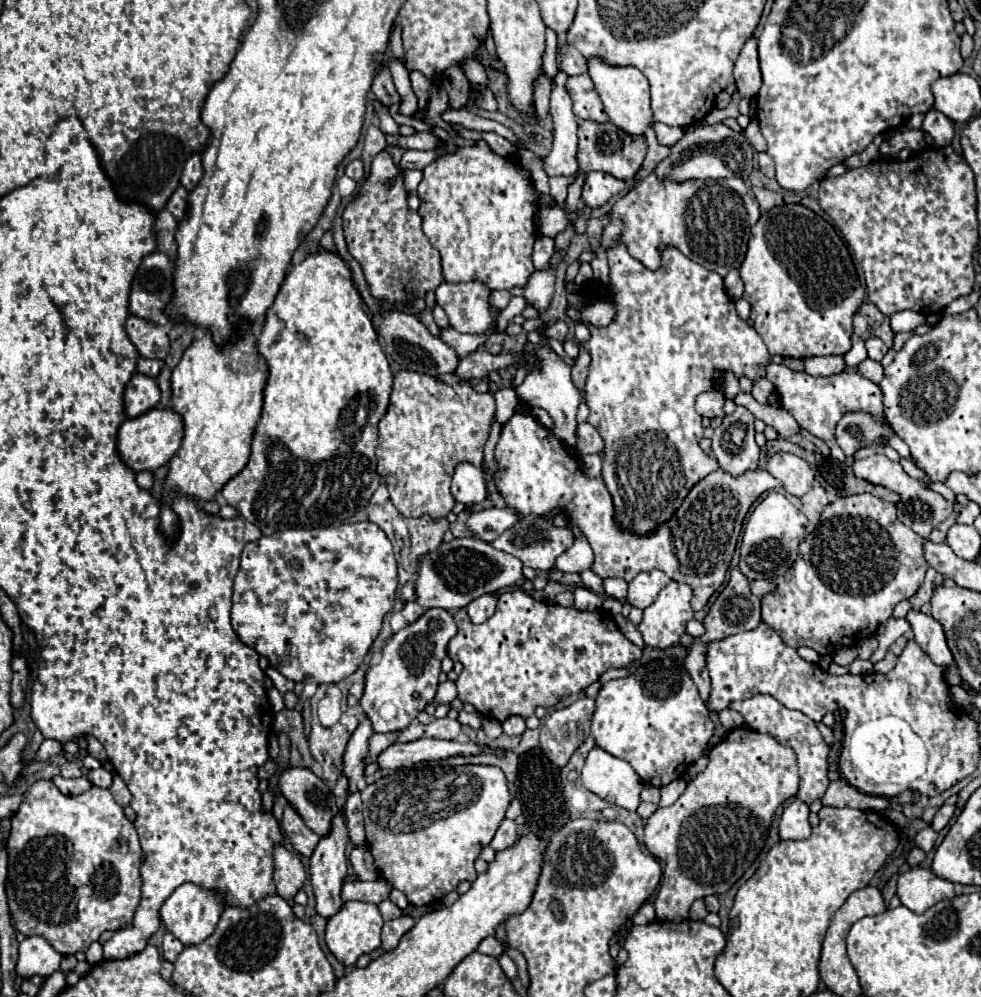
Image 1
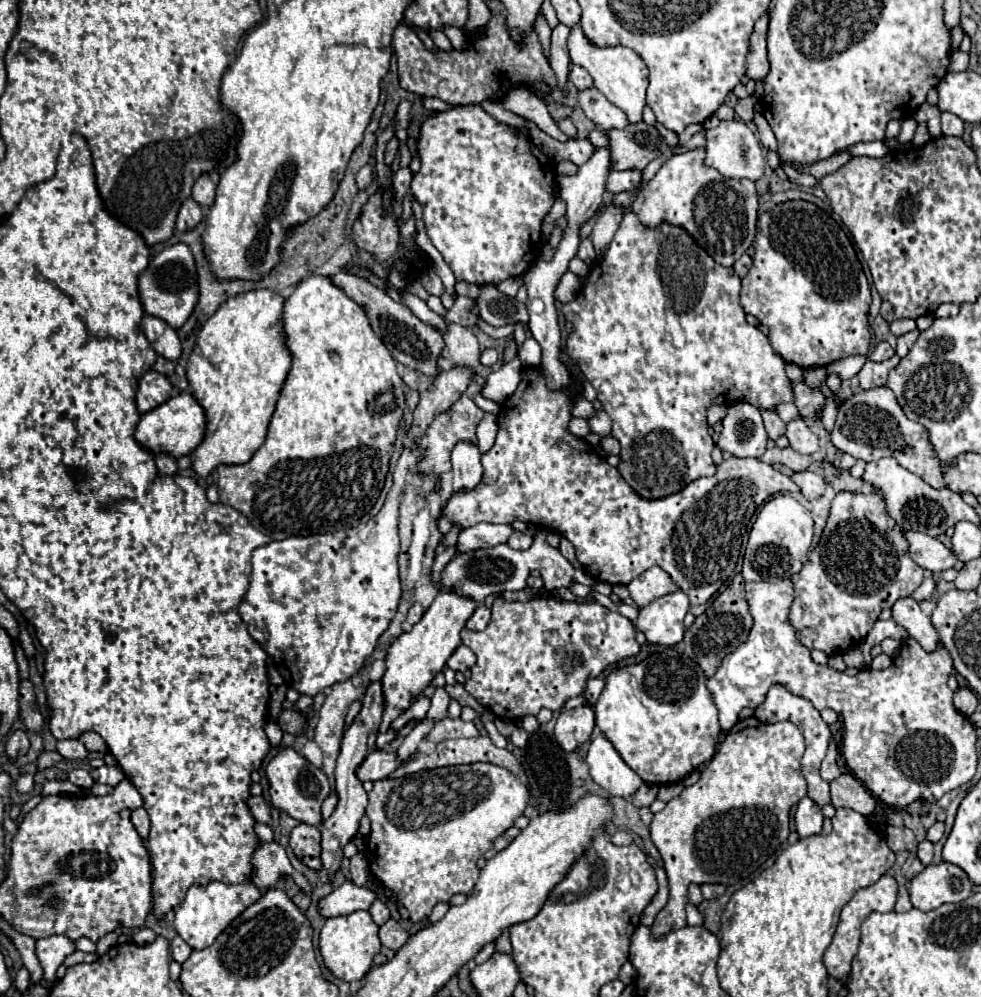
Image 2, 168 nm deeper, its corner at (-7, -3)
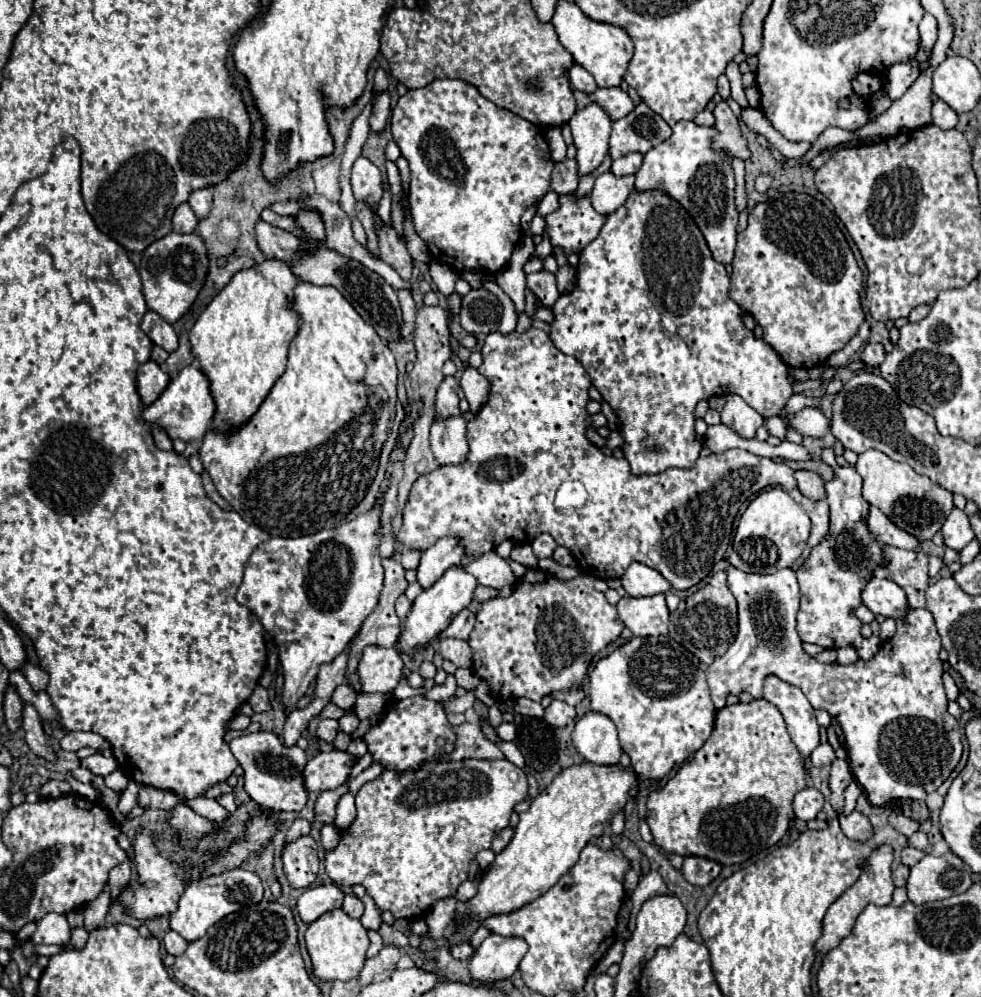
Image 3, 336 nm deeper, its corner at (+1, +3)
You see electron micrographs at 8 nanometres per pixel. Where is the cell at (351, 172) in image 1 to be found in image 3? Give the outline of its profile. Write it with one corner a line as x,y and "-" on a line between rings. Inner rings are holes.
360,156
352,166
352,190
358,202
364,202
372,212
378,208
380,198
384,194
382,174
376,164
368,158

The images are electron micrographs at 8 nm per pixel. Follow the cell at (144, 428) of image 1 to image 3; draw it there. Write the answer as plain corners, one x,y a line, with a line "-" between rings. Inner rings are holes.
190,364
174,380
170,380
168,388
162,392
156,404
142,410
142,418
164,428
172,440
180,438
188,442
188,440
200,440
204,436
204,432
212,426
214,412
216,412
216,404
206,374
198,366

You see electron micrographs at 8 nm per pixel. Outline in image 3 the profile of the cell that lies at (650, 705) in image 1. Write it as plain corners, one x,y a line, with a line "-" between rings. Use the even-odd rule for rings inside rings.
648,636
628,640
610,656
598,660
588,680
592,710
604,712
616,724
622,750
628,752
636,774
642,778
660,780
676,764
686,762
712,734
716,708
712,706
710,710
710,688
704,670
700,668
700,660
692,652
682,648
678,642
674,642
670,636

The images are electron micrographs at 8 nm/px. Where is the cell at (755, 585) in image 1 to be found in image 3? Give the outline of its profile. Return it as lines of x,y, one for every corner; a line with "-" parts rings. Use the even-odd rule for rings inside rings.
734,566
726,570
728,588
732,590
738,602
738,634
736,642
728,648
724,656
718,656
708,668
708,684
712,690
712,702
716,708
726,704
728,694
750,692
754,698
760,698
760,688
764,678
774,674
780,680
798,686
810,704
818,710
826,710
834,716
844,732
850,768
856,780
864,786
868,800
874,806
884,806
894,798
912,798
924,800
924,794
934,792
956,768
962,756
960,728
954,716
948,714
948,698
942,686
942,662
938,658
940,652
940,636
934,626
934,618
926,608
908,610
904,618
898,620
896,634
886,640
880,652
870,660
858,660
850,666
842,664
820,664
812,656
808,656
802,648
802,640
796,632
796,614
800,606
800,590
796,582
796,572
792,568
784,568
776,574
748,574

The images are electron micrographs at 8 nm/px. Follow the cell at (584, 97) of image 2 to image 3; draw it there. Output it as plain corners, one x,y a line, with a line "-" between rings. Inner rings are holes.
616,86
616,88
598,88
594,94
590,94
590,100
600,100
600,104
604,104
604,108
608,108
608,112
614,120
624,118
626,114
630,114
634,110
632,98
620,86

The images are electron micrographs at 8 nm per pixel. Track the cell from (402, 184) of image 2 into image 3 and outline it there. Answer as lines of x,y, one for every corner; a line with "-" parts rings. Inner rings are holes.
390,188
384,190
384,200
380,200
380,208
376,210
376,216
382,220
384,226
390,224

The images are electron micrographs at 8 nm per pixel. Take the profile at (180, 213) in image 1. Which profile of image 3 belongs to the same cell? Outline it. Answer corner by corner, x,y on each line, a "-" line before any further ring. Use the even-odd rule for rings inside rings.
180,204
180,208
176,208
176,212
174,212
172,224
174,224
174,232
192,234
194,228
198,226
198,218
194,216
194,212
188,204

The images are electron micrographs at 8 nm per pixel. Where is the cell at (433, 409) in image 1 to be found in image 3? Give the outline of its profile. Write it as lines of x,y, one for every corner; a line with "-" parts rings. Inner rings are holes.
446,376
440,386
438,386
438,394
436,394
436,410
440,412
440,416
458,416
462,414
458,408
458,382
454,380
454,376

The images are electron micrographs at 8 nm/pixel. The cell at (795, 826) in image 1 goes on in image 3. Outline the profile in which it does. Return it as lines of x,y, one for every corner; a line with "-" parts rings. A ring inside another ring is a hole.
804,788
794,796
794,814
800,820
812,820
824,806
824,796
816,788

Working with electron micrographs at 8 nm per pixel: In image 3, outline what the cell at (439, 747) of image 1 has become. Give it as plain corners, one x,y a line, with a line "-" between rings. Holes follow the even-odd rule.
332,750
332,752
318,752
310,758
302,770
304,788
308,792
322,792
338,788
346,782
354,758
348,752

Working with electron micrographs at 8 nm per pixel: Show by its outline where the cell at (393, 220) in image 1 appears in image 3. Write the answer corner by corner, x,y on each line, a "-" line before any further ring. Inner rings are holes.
374,92
370,128
374,132
382,132
388,116
390,116
390,96
388,96
388,92

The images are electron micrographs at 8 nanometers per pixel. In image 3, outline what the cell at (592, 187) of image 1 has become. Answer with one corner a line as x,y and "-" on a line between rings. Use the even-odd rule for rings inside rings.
632,152
632,154
626,154
626,156
620,156
618,160
612,162
612,172
616,176
626,176
626,174
636,174
640,164
642,164
642,154
640,152

